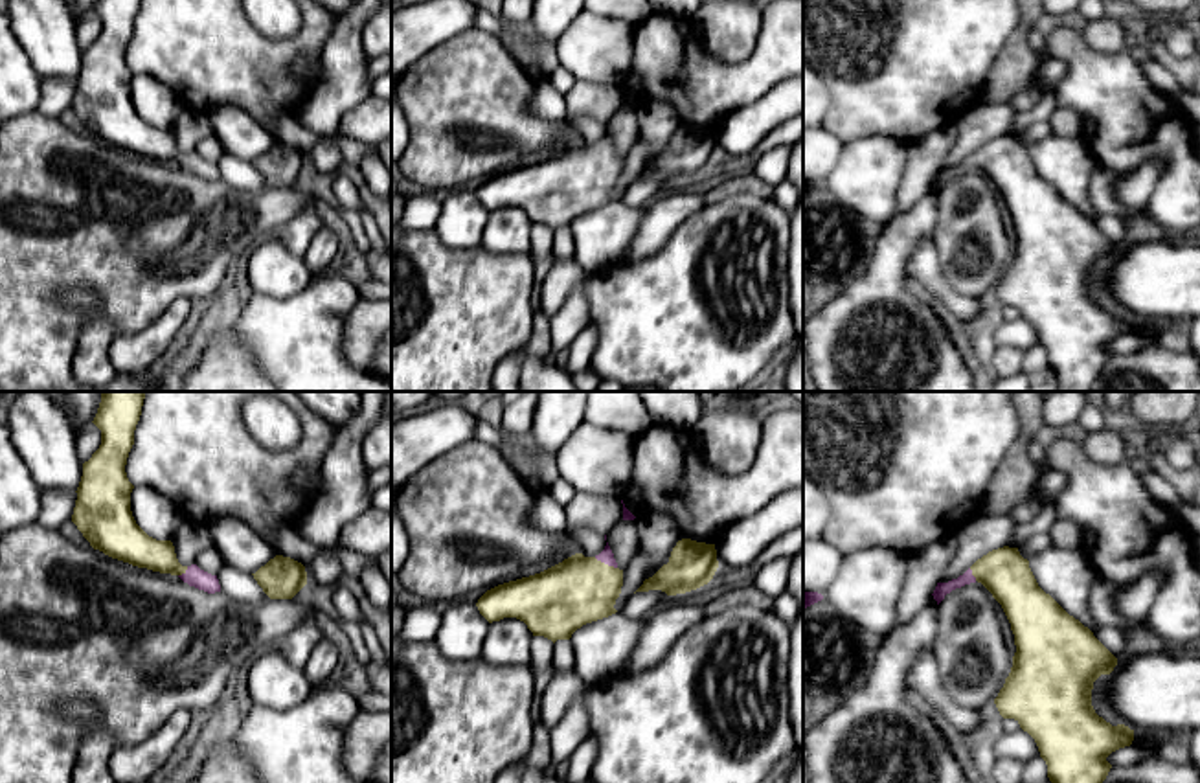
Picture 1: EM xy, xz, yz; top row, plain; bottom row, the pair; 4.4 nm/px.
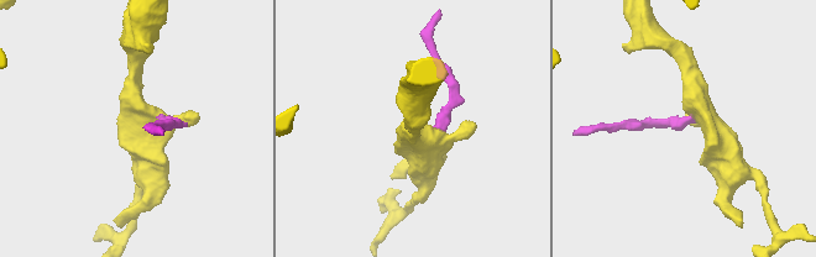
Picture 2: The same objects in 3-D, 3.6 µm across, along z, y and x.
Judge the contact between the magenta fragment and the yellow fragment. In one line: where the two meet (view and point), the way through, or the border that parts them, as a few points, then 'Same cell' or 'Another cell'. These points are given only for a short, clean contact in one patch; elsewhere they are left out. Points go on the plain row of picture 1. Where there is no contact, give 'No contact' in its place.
Touches magenta at xz (605, 151). Path across: xz (605, 144), (605, 151), (579, 179). Same cell

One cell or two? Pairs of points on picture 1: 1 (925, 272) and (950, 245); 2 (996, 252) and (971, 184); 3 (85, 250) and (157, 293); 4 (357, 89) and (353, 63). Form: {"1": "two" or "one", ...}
{"1": "two", "2": "one", "3": "one", "4": "one"}

